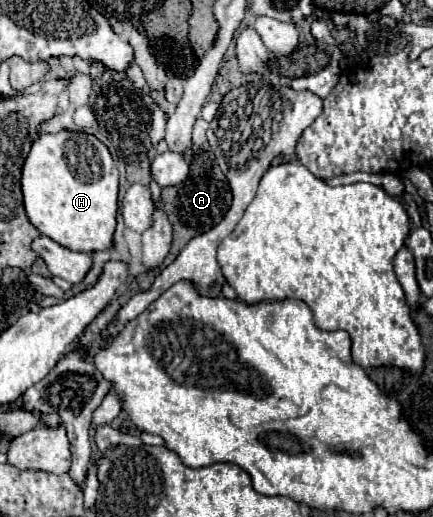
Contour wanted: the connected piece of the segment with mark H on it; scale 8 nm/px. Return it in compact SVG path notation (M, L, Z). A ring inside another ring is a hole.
M57 132L57 134L39 134L33 142L31 152L23 166L21 178L23 204L31 224L45 236L61 242L61 246L77 252L101 252L113 246L113 234L117 226L117 208L119 208L119 172L107 150L95 136L83 132Z

